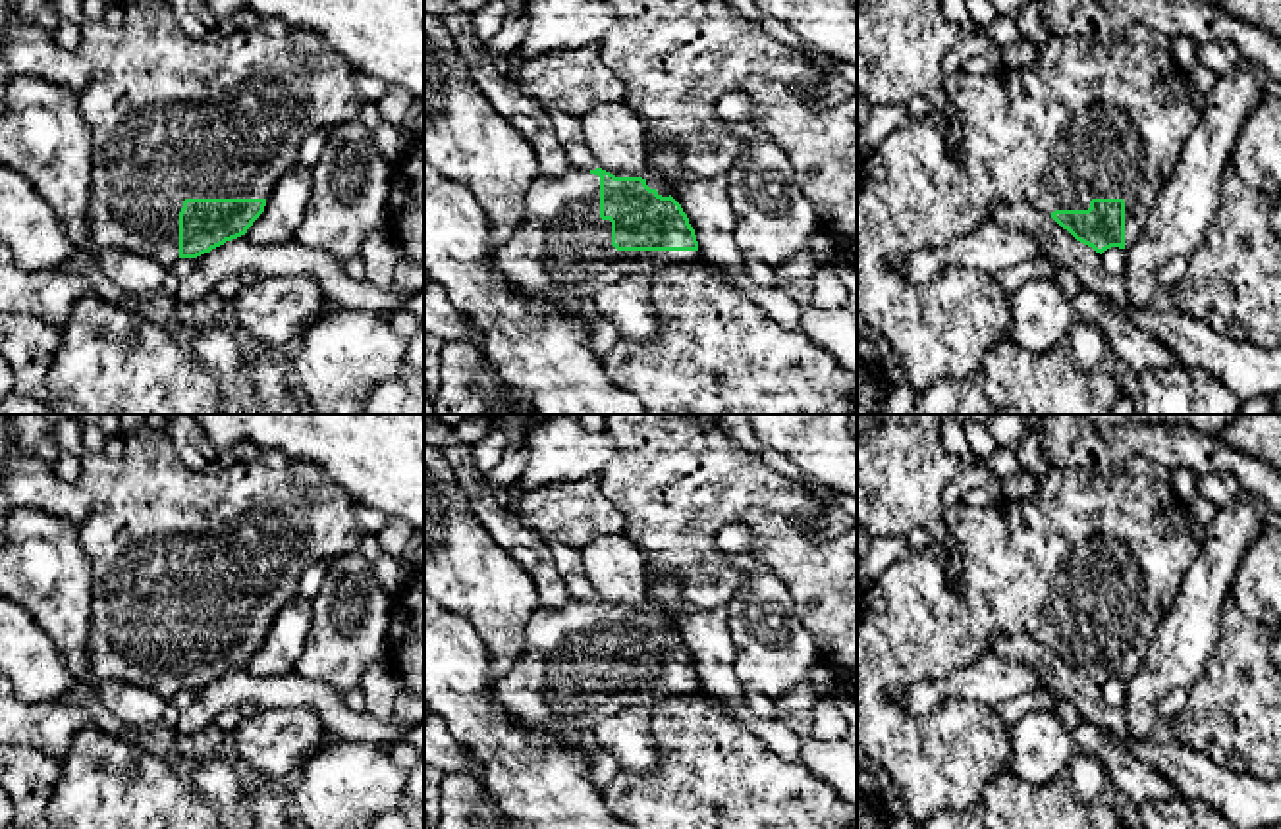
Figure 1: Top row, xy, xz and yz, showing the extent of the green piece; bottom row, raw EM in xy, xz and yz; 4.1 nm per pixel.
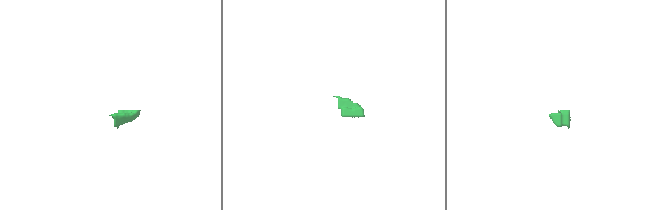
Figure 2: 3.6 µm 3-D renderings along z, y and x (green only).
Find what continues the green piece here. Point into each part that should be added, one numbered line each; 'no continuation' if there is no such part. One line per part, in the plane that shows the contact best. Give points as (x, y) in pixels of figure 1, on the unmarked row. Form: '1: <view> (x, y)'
1: xz (562, 683)

